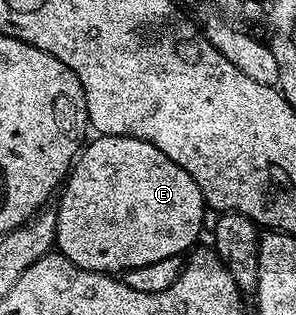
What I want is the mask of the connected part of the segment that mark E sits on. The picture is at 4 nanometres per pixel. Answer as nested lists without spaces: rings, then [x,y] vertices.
[[[98,135],[93,139],[90,139],[82,147],[77,159],[73,161],[73,167],[70,168],[68,177],[59,192],[61,201],[55,205],[57,213],[55,244],[61,255],[67,257],[71,262],[75,262],[75,266],[106,274],[124,274],[129,268],[151,266],[151,262],[160,262],[162,258],[184,257],[200,241],[197,239],[201,236],[201,227],[205,224],[205,212],[207,213],[205,199],[195,182],[195,178],[191,178],[191,174],[187,174],[187,170],[183,170],[183,166],[175,166],[175,162],[171,162],[171,158],[167,158],[167,154],[163,154],[163,150],[155,150],[155,146],[151,146],[151,142],[143,142],[134,136]]]

